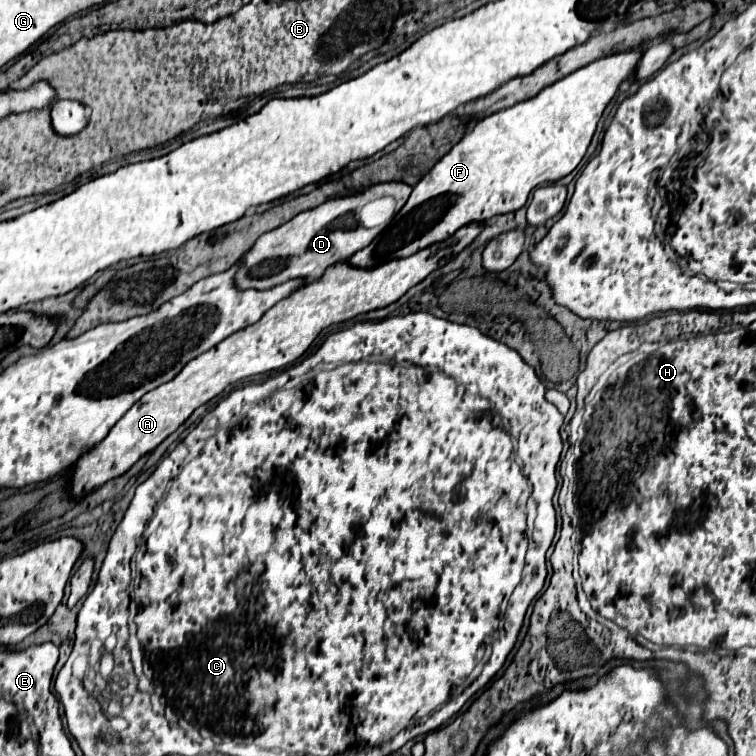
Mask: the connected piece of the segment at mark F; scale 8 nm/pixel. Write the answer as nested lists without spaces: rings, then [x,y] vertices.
[[[636,48],[604,56],[600,60],[590,62],[588,66],[578,68],[576,72],[558,80],[556,84],[544,88],[534,98],[528,98],[510,106],[508,110],[500,110],[492,116],[482,118],[444,158],[440,158],[440,162],[432,168],[432,174],[424,176],[414,186],[400,214],[396,214],[392,224],[380,236],[376,236],[364,250],[352,256],[352,264],[360,268],[372,268],[392,258],[406,258],[434,242],[450,238],[458,228],[466,226],[468,222],[488,220],[496,214],[506,214],[522,208],[528,200],[528,194],[534,188],[546,182],[558,182],[560,178],[568,176],[584,158],[594,130],[598,126],[598,120],[602,118],[602,112],[610,104],[610,100],[616,96],[624,82],[634,80],[642,54],[644,50]]]

